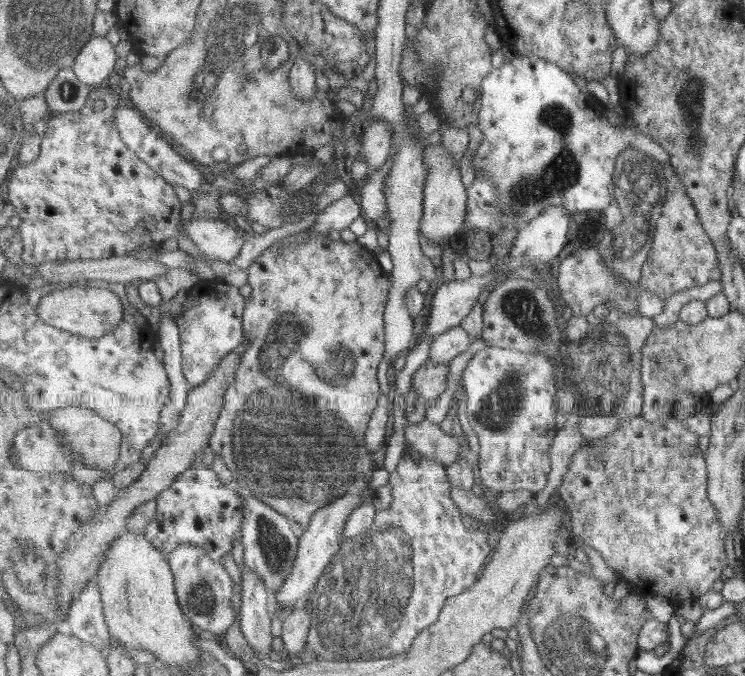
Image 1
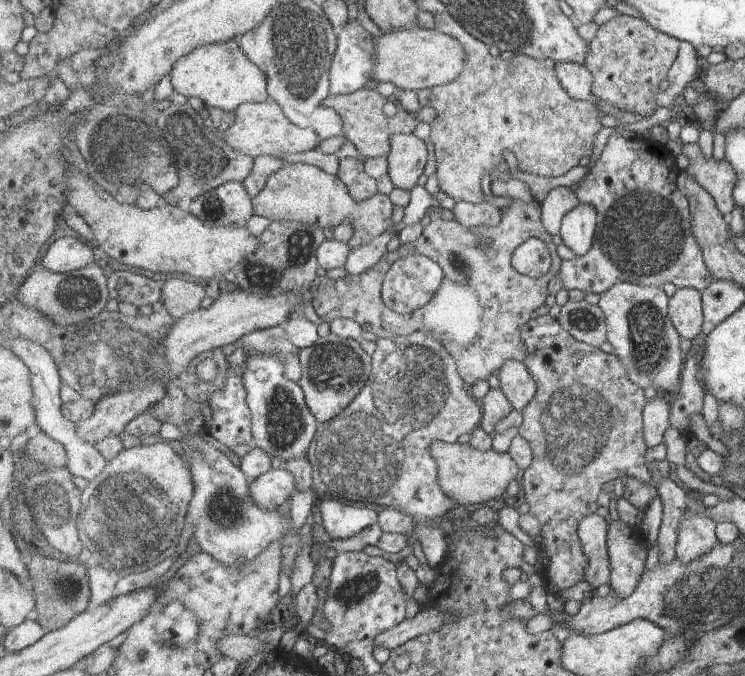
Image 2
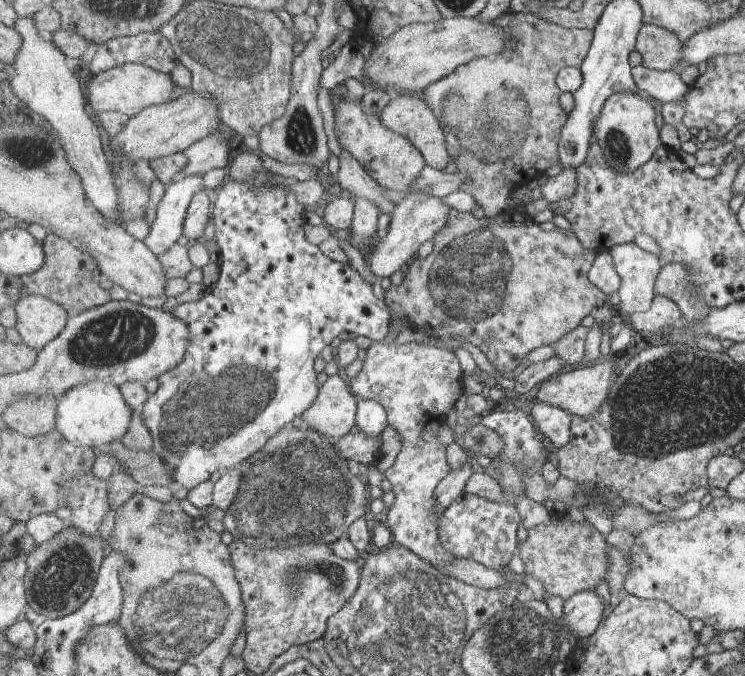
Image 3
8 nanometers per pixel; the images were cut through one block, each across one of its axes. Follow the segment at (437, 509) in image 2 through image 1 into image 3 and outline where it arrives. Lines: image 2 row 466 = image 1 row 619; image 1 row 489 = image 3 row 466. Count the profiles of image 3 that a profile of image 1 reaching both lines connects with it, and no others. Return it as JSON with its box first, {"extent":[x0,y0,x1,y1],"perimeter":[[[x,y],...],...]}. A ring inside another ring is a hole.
{"extent":[351,341,463,567],"perimeter":[[[375,341],[366,350],[366,357],[362,363],[362,369],[356,378],[351,379],[351,390],[357,400],[375,400],[379,402],[387,412],[389,426],[393,428],[402,438],[402,449],[400,450],[393,465],[386,470],[385,477],[392,484],[395,495],[392,507],[387,509],[383,519],[392,531],[394,542],[404,548],[411,550],[416,556],[421,557],[430,565],[435,567],[449,567],[456,556],[442,544],[440,539],[440,524],[444,512],[437,512],[435,502],[435,490],[439,482],[452,471],[450,462],[446,456],[446,448],[439,444],[437,430],[445,424],[449,408],[455,405],[457,396],[463,395],[462,378],[463,370],[459,364],[459,358],[455,356],[453,349],[442,346],[426,345],[424,343],[411,342],[399,344],[399,342]]]}

